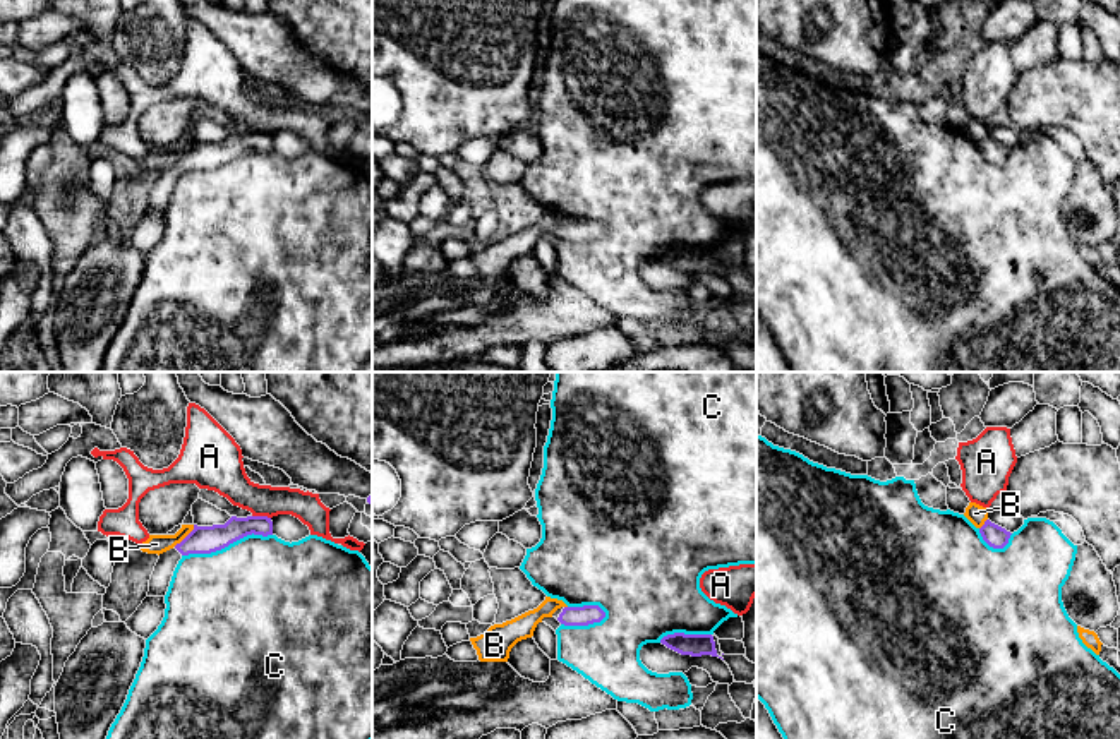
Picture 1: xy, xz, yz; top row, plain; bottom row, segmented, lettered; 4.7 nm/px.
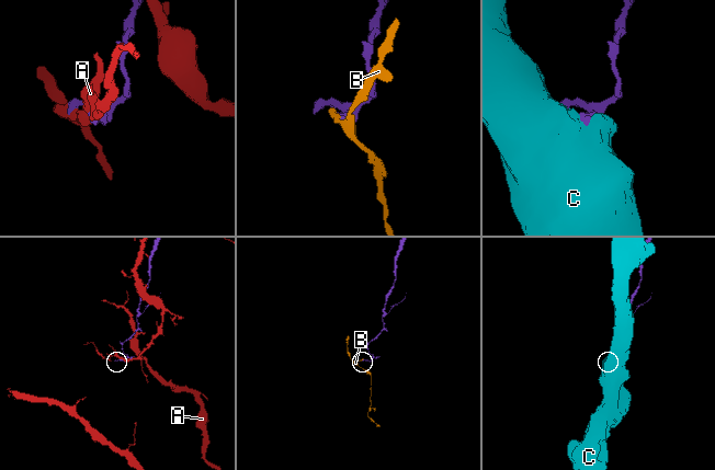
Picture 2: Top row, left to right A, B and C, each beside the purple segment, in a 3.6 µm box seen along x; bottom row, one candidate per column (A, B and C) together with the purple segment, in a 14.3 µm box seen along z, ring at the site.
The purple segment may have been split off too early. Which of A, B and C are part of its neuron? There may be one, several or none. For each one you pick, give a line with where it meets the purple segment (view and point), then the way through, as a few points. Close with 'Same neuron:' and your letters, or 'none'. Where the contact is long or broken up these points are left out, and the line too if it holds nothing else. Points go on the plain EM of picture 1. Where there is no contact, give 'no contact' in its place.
Same neuron: none

